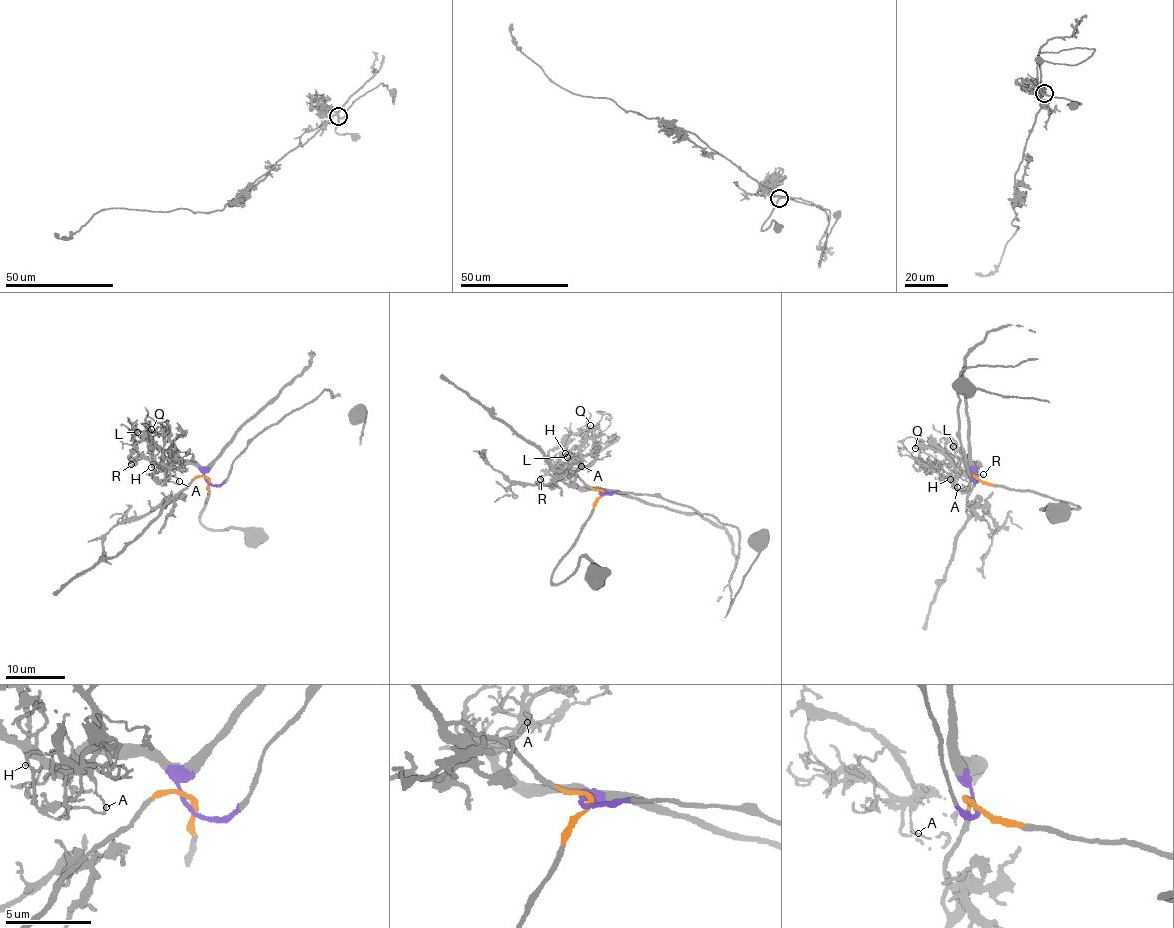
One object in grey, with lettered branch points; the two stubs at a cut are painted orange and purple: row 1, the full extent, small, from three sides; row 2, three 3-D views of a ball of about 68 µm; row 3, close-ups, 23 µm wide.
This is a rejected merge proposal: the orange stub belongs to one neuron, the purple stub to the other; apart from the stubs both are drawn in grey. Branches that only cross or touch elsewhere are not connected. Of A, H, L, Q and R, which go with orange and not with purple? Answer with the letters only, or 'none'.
none

